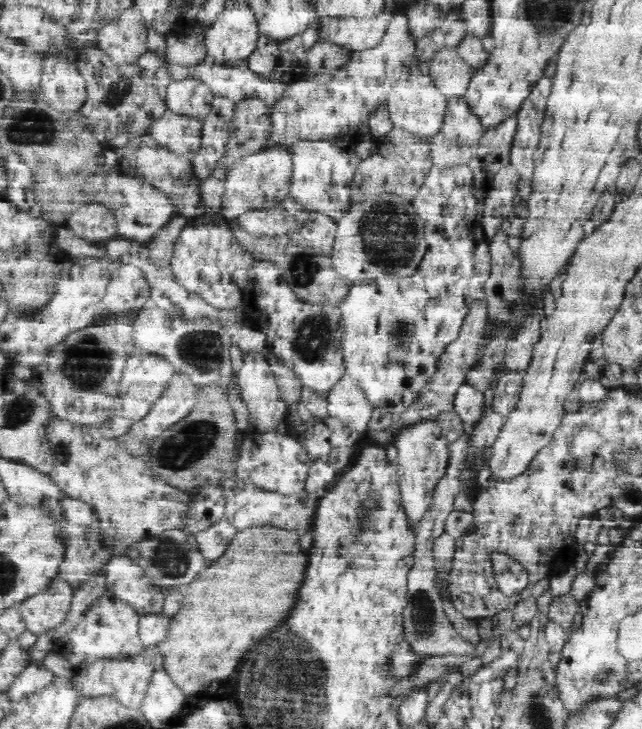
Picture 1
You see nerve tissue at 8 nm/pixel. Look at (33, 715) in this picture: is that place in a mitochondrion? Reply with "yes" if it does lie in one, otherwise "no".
no

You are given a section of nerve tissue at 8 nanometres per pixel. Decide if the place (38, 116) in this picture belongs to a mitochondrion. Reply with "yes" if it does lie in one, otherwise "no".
yes

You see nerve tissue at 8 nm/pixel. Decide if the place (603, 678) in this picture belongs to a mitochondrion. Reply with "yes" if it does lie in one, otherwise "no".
yes

